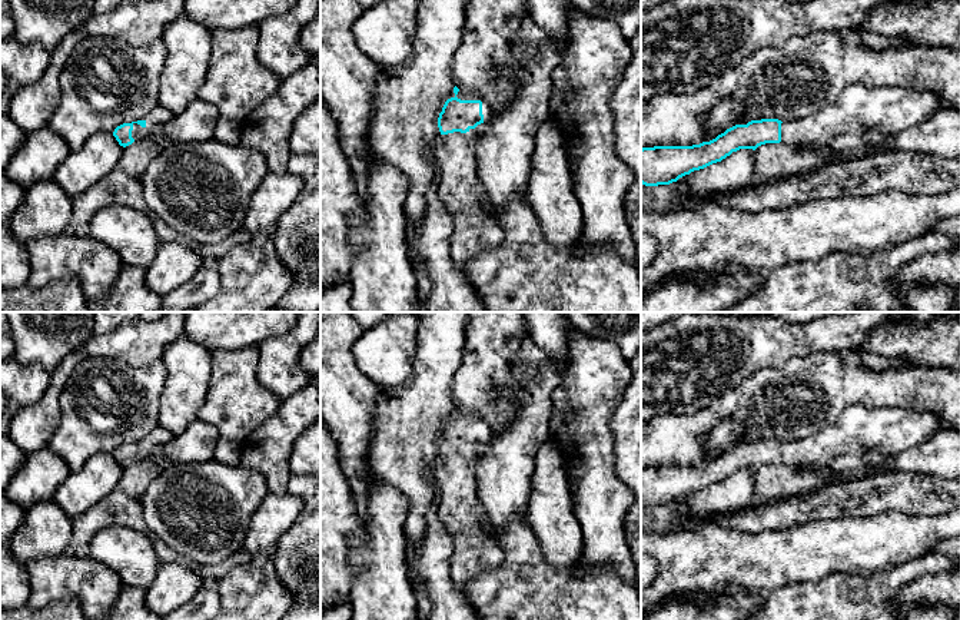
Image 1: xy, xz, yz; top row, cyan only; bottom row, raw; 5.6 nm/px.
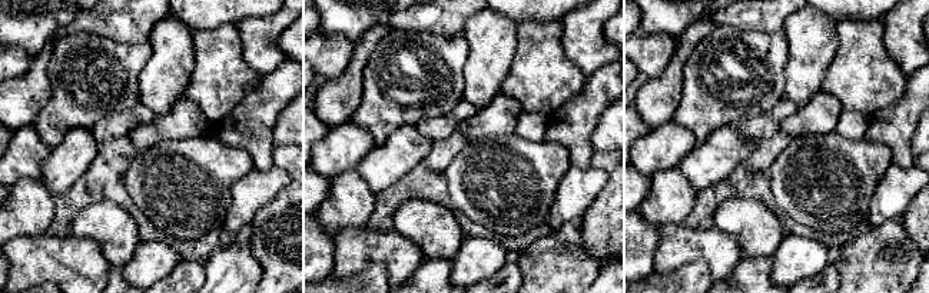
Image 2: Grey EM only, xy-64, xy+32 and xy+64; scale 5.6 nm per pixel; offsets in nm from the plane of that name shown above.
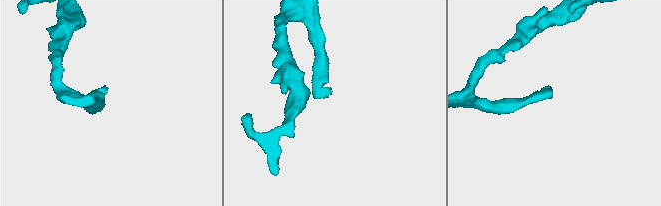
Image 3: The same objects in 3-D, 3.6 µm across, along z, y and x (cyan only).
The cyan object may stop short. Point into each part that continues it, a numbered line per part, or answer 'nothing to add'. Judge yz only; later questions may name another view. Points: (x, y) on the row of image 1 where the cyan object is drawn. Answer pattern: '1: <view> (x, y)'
1: yz (857, 122)

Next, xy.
1: xy (138, 133)

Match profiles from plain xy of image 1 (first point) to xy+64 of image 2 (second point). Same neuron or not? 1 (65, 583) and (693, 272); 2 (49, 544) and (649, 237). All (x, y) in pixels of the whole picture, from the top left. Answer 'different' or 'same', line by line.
1: different
2: different

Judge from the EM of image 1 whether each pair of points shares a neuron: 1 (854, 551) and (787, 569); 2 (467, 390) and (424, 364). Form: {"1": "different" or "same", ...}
{"1": "same", "2": "different"}

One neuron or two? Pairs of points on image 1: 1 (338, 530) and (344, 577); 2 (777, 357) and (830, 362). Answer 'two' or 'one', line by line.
1: one
2: two

